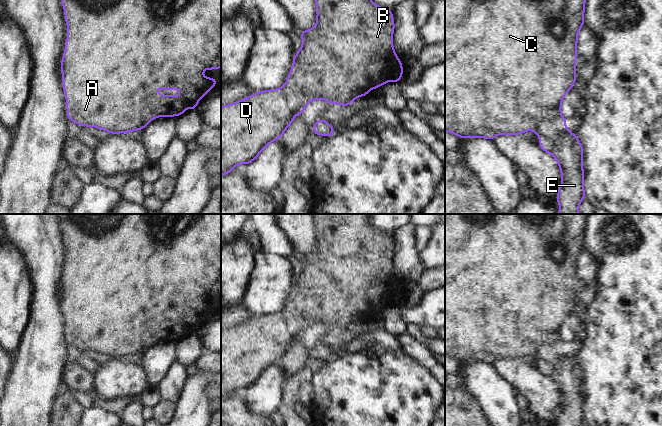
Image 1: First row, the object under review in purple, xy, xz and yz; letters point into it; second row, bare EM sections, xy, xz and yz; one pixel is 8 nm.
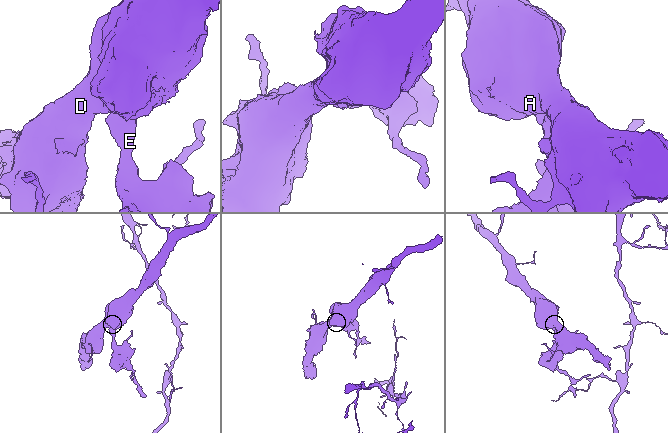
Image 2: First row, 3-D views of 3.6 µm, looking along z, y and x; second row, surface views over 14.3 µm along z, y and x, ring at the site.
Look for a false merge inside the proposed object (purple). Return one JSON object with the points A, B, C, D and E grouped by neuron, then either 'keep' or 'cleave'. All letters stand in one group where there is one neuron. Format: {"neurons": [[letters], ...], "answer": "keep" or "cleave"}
{"neurons": [["A", "B", "C", "D"], ["E"]], "answer": "cleave"}

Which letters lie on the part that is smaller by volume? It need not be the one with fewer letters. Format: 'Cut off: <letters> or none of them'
Cut off: E

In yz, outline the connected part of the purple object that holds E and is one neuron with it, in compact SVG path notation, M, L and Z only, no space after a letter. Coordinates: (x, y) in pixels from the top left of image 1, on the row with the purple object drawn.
M557 114L540 119L533 131L540 137L541 149L552 154L560 166L562 183L556 200L561 209L557 214L580 214L578 206L585 199L583 147L576 134L568 131L566 122L567 118Z

